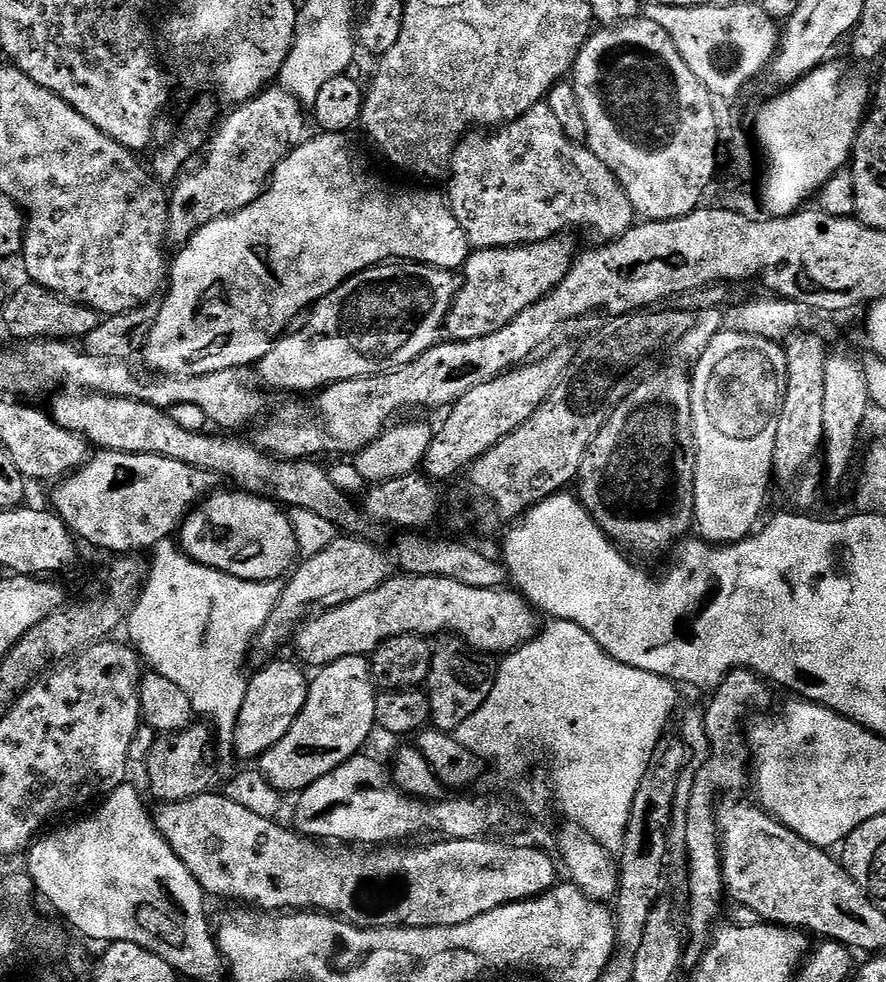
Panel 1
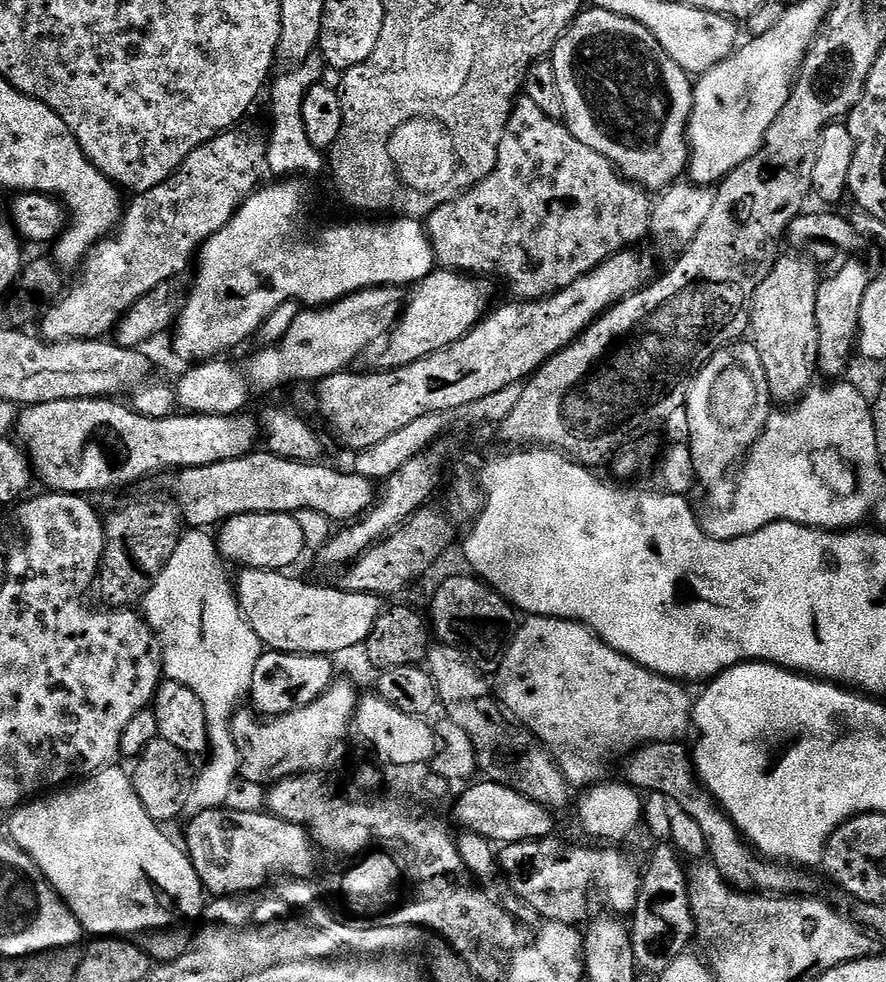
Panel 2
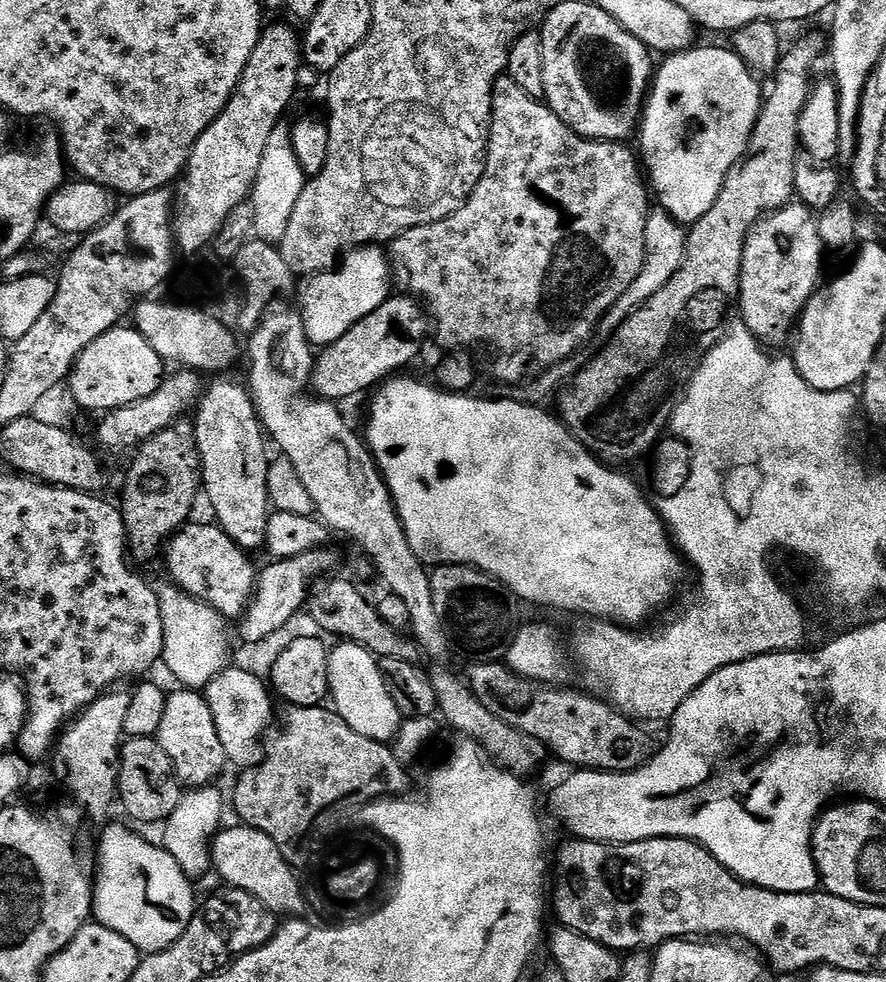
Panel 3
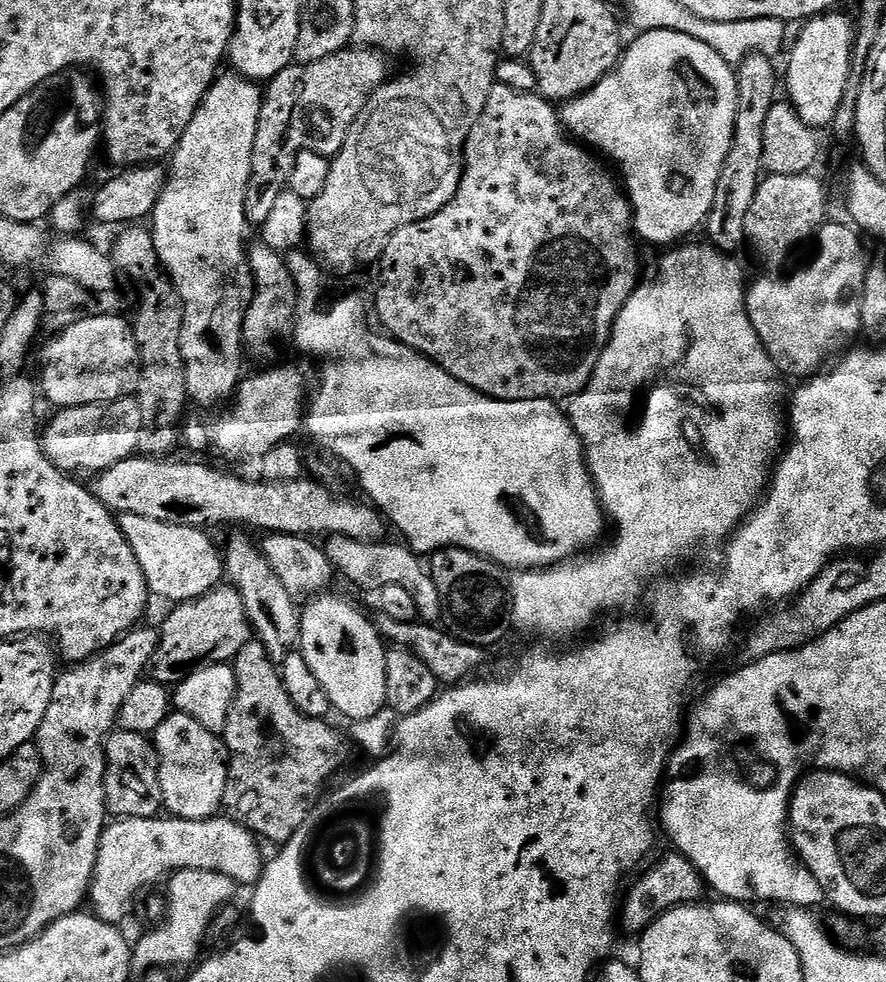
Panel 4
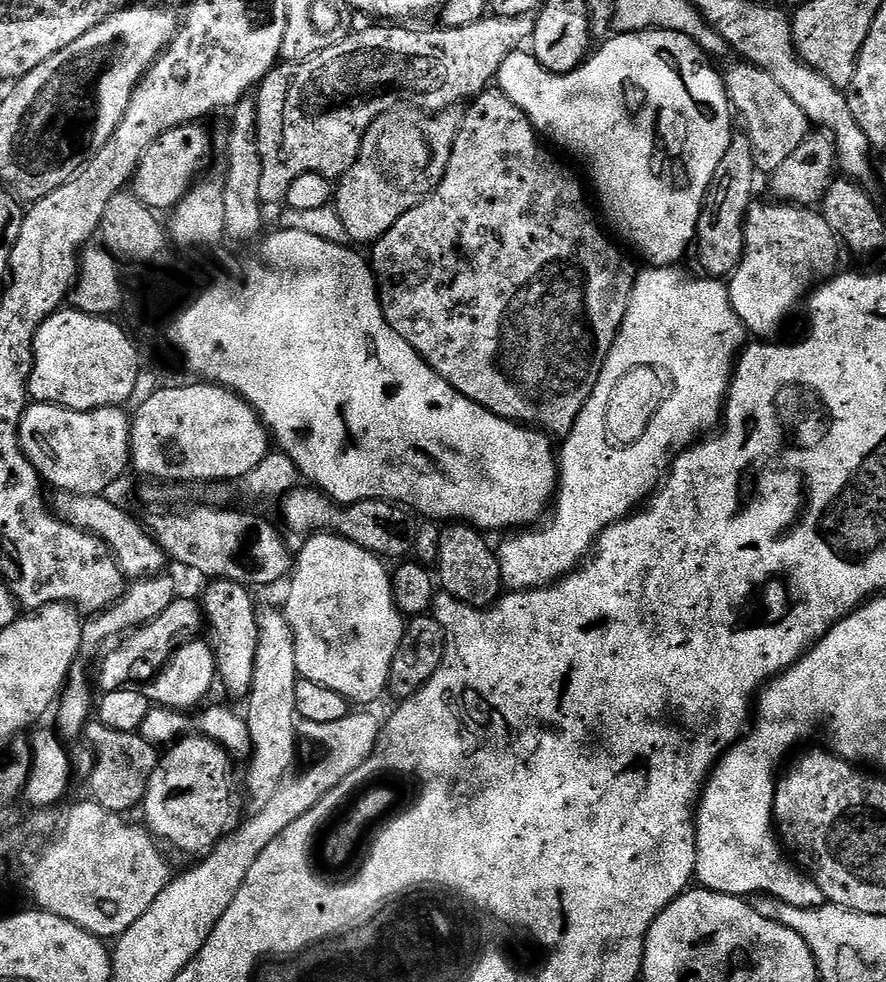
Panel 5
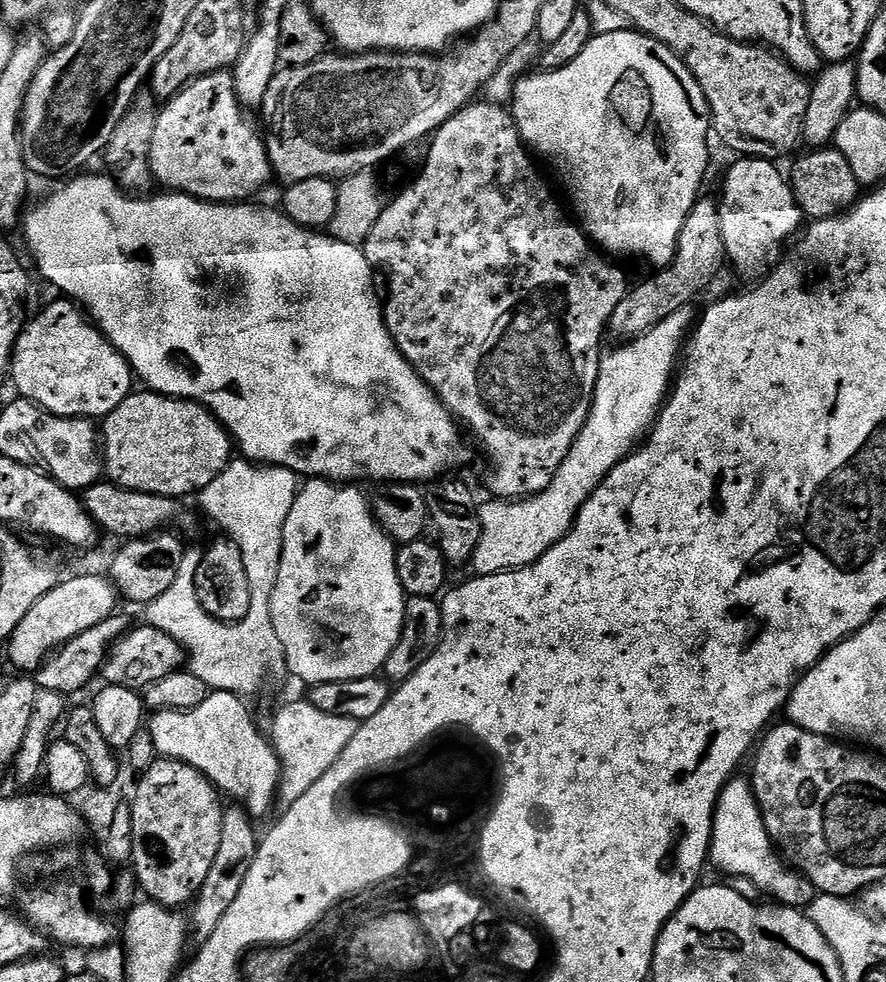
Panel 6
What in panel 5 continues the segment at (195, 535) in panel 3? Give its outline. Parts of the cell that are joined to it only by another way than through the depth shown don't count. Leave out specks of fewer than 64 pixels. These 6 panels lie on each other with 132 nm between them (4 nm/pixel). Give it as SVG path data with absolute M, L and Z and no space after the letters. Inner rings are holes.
M73 492L55 493L56 497L51 497L50 507L60 519L65 520L70 526L74 526L83 532L89 532L98 537L102 542L106 542L106 546L111 550L112 556L118 562L118 566L123 570L125 577L129 581L143 580L146 576L158 576L165 571L166 557L162 546L158 546L156 539L152 537L151 532L143 523L140 524L127 512L124 508L119 508L114 501L108 500L107 495L91 496L90 494L74 494Z

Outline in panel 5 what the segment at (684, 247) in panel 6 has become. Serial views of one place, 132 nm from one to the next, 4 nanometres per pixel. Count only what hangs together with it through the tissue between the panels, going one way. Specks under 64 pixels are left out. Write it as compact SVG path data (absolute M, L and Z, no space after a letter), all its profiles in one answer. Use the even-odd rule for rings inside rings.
M733 135L730 150L726 150L722 162L718 162L718 170L714 170L714 178L708 187L696 227L694 256L696 252L696 264L704 271L701 273L705 277L731 277L739 266L740 259L744 257L742 225L748 207L754 202L752 191L756 188L756 179L758 179L756 163L747 136Z

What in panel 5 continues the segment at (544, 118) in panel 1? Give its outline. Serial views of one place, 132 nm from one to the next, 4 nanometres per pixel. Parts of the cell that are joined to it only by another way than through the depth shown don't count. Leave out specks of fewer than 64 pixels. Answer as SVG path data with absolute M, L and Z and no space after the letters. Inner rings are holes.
M496 86L481 92L467 108L468 113L463 113L460 129L454 138L450 162L440 185L421 204L406 210L406 214L402 214L402 218L398 218L398 222L394 222L394 226L390 226L390 230L386 230L386 234L382 234L382 238L371 245L370 267L378 285L380 305L386 322L390 322L395 332L406 338L406 342L414 346L418 355L438 375L446 378L450 386L454 386L454 390L478 402L478 406L516 424L537 429L552 438L567 438L572 433L578 414L591 398L604 360L620 333L626 318L628 299L636 285L637 273L632 272L631 262L624 260L623 254L600 229L596 221L597 213L594 208L592 213L584 197L584 188L572 177L571 170L563 168L540 145L541 137L525 112L518 110L518 106L514 106L514 102L510 102L510 98L506 98L506 94Z

